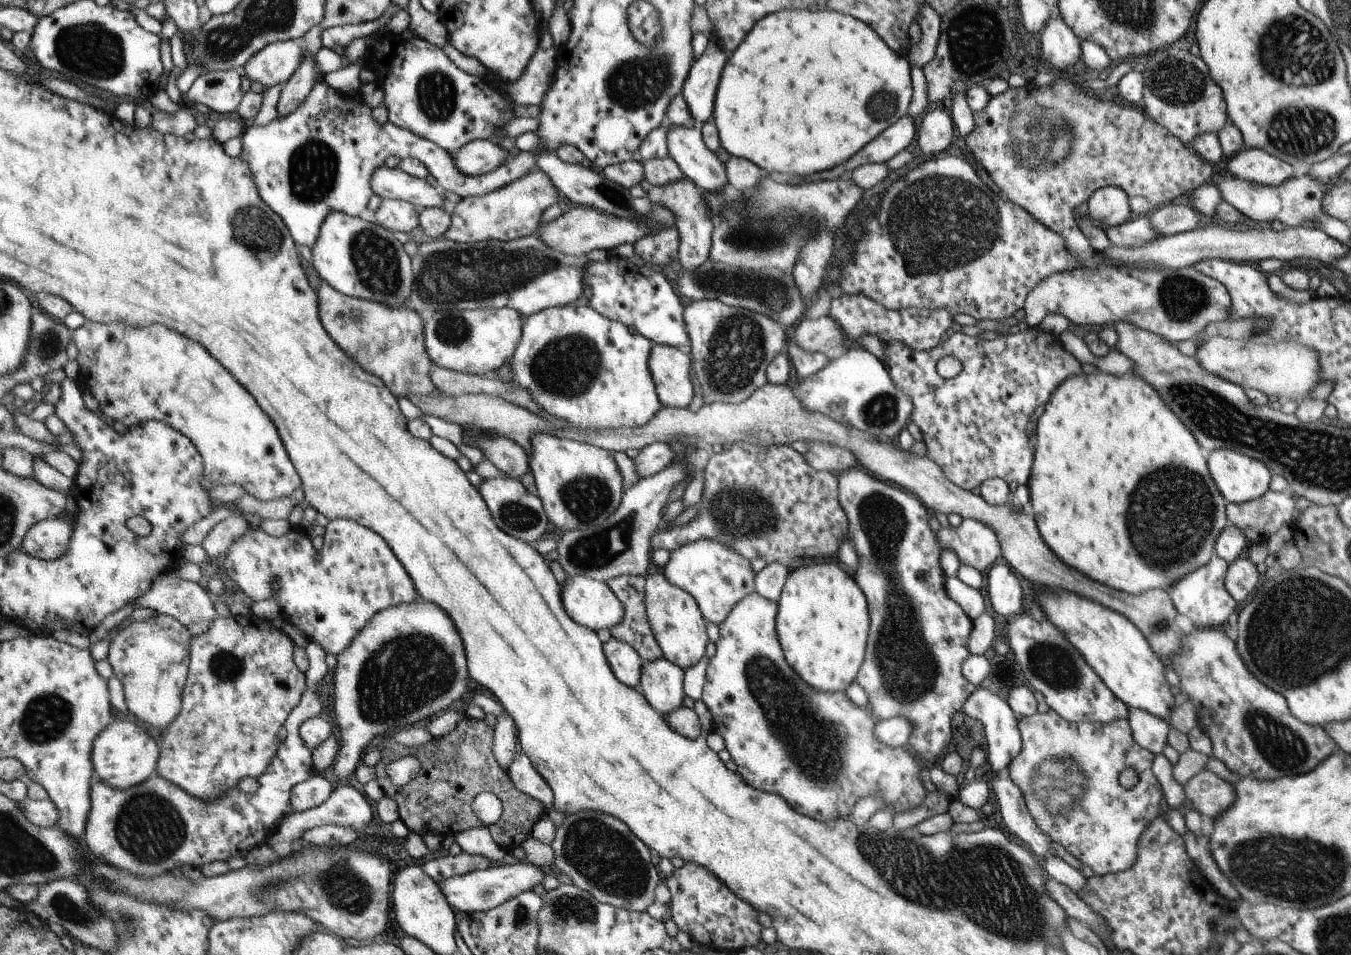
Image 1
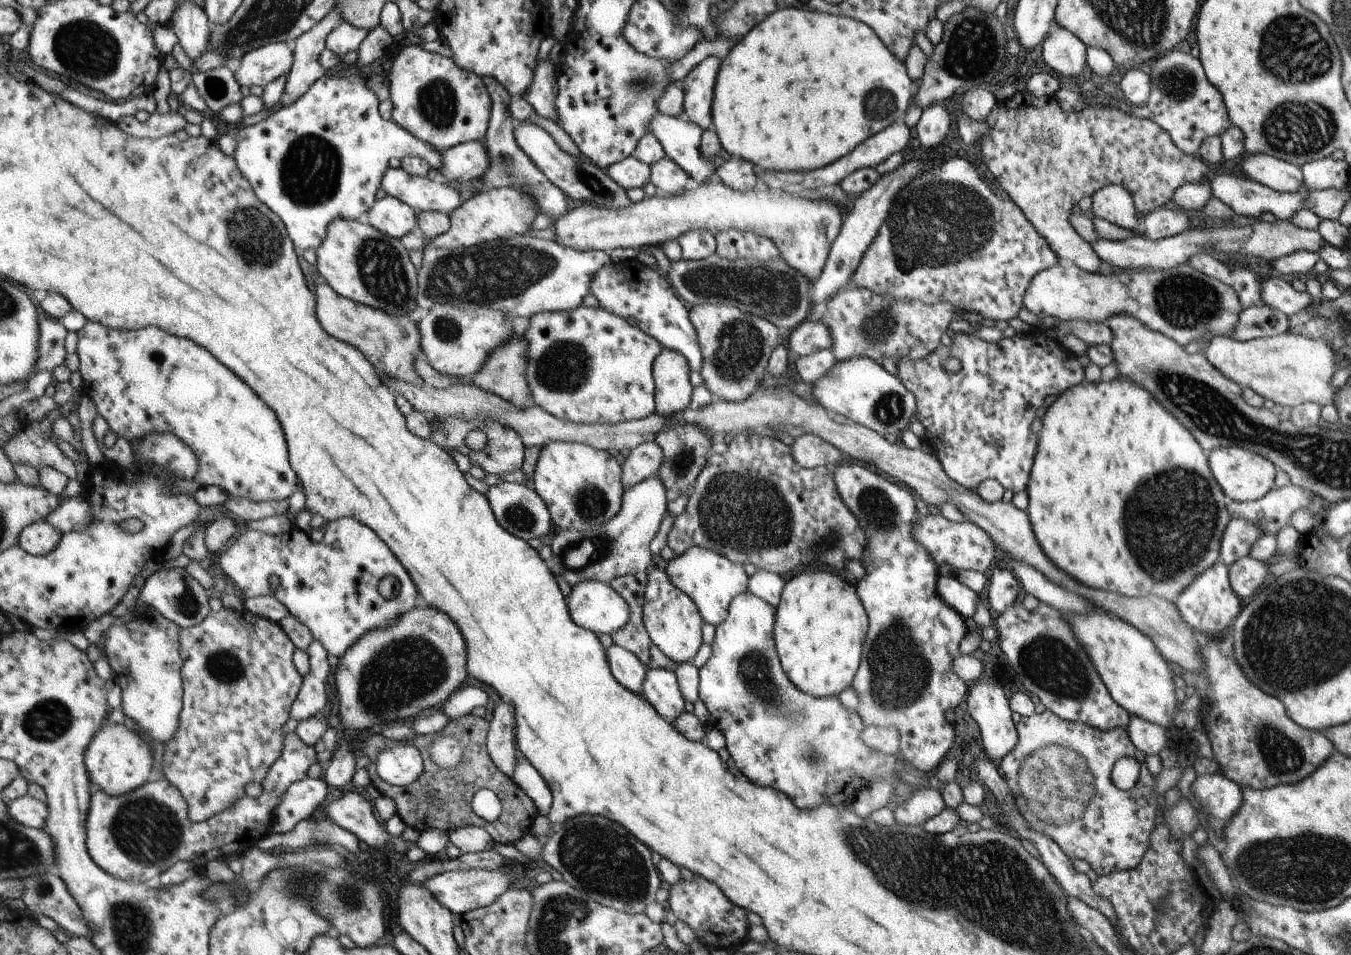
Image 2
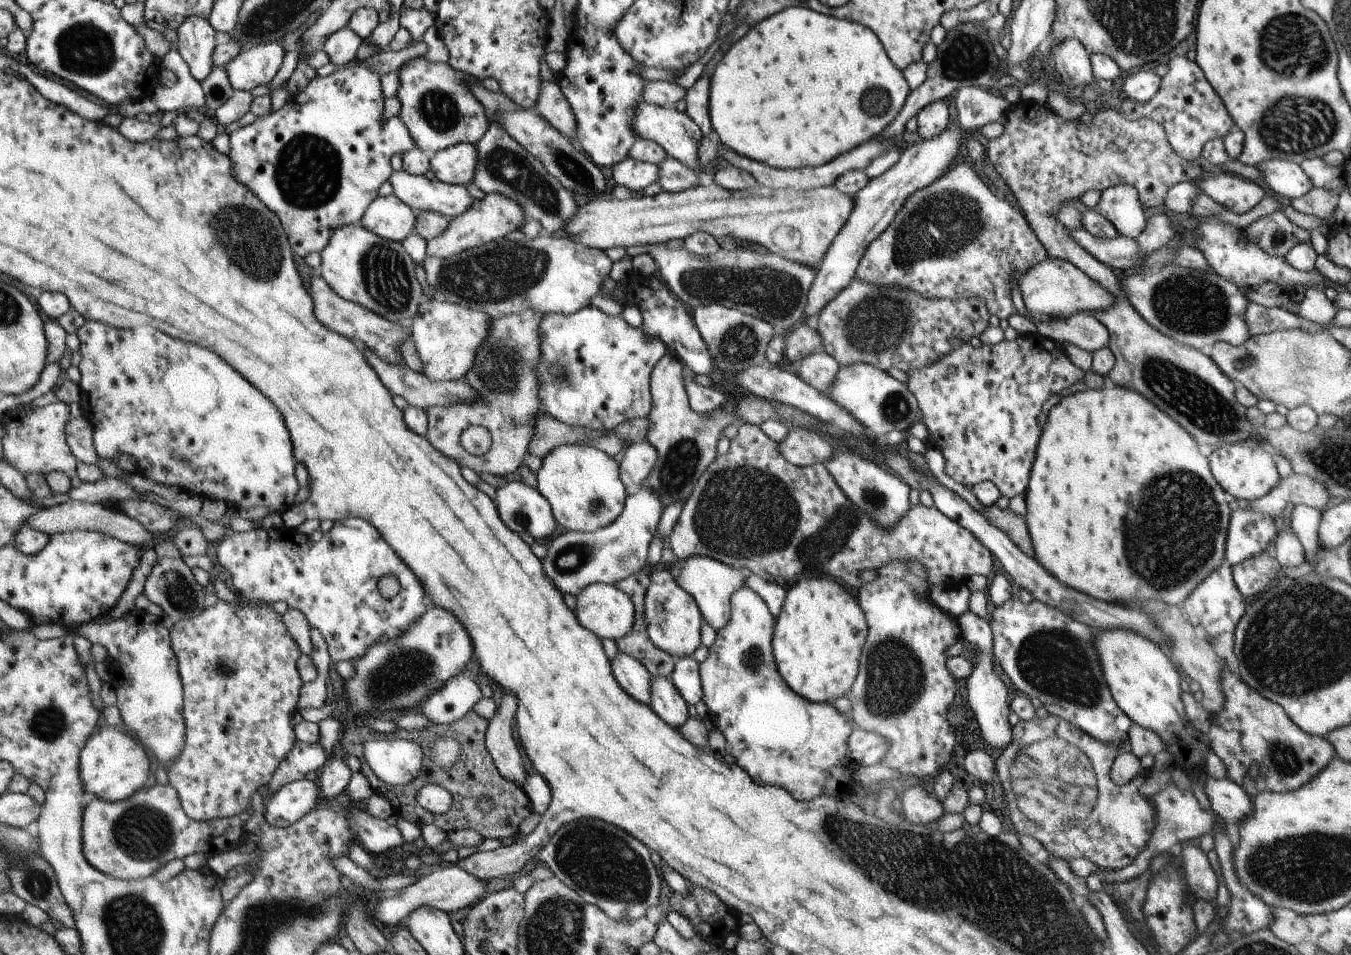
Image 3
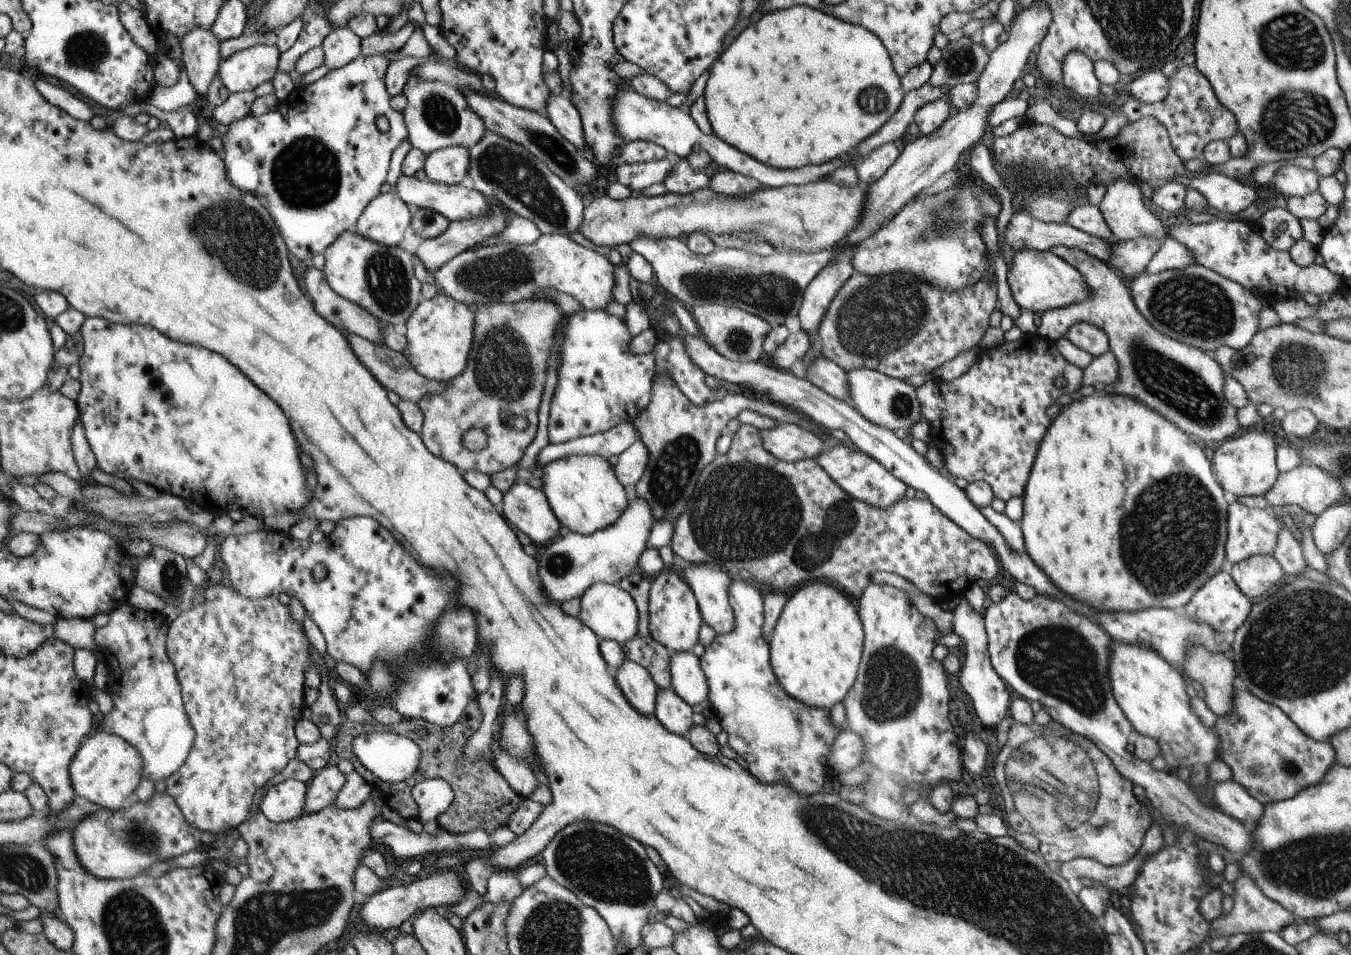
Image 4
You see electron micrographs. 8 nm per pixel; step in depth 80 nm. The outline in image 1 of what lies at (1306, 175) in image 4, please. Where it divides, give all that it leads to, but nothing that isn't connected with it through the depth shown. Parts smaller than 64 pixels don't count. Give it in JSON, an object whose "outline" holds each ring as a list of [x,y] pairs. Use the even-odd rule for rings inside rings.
{"outline":[[[1244,148],[1227,159],[1228,170],[1239,179],[1274,186],[1293,175],[1292,165],[1262,149]]]}

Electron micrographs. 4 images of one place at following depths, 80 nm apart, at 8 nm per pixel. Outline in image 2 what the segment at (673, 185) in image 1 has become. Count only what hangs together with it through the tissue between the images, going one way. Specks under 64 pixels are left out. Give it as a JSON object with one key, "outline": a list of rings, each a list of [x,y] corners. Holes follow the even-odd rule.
{"outline":[[[697,228],[682,233],[678,238],[682,249],[682,259],[686,261],[699,261],[717,252],[716,236],[708,229]]]}

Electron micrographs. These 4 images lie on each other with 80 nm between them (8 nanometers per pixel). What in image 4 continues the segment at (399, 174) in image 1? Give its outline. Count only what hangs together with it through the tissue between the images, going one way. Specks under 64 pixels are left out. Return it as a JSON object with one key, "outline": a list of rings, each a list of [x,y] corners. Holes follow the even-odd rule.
{"outline":[[[402,173],[394,186],[394,192],[397,193],[406,204],[418,206],[420,209],[430,209],[442,213],[450,222],[460,219],[472,218],[482,213],[487,213],[489,203],[486,202],[485,196],[476,189],[469,190],[462,185],[440,184],[436,181],[419,180],[416,176],[406,176]]]}

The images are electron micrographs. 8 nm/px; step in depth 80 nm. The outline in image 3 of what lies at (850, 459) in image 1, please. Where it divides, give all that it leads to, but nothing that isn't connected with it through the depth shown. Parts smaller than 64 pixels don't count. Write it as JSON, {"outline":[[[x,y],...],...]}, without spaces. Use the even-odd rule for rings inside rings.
{"outline":[[[792,429],[781,444],[781,453],[786,460],[799,467],[827,463],[832,457],[830,442],[810,429]]]}

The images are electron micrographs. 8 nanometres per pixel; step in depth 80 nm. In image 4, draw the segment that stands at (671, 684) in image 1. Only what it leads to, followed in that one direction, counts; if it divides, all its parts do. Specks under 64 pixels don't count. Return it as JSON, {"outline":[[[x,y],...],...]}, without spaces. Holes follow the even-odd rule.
{"outline":[[[670,687],[658,688],[654,712],[670,732],[686,737],[692,722],[692,707]]]}

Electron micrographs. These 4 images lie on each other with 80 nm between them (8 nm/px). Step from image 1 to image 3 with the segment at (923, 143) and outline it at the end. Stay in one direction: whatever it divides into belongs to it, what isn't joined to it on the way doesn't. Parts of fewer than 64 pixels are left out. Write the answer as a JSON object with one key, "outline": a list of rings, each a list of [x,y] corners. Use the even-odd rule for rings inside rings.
{"outline":[[[936,101],[925,106],[916,115],[917,133],[922,141],[929,141],[942,134],[951,124],[948,105],[944,101]]]}

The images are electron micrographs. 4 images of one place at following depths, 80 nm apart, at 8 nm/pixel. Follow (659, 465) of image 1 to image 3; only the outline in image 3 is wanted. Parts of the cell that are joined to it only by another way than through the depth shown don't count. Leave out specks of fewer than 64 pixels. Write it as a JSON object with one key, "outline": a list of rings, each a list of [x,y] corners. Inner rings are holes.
{"outline":[[[648,440],[626,447],[621,462],[621,479],[630,494],[634,494],[649,478],[657,464],[657,448]]]}

